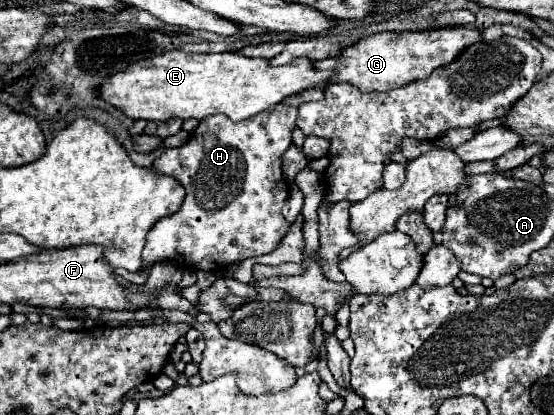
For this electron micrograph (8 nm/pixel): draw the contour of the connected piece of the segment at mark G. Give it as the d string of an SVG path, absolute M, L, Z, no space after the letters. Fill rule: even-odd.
M451 27L431 31L403 31L403 33L375 33L359 39L355 45L345 47L339 57L317 61L321 69L333 69L333 83L345 81L359 85L363 91L387 91L395 85L411 83L413 79L429 77L437 67L453 63L465 47L481 41L483 35L477 27Z

